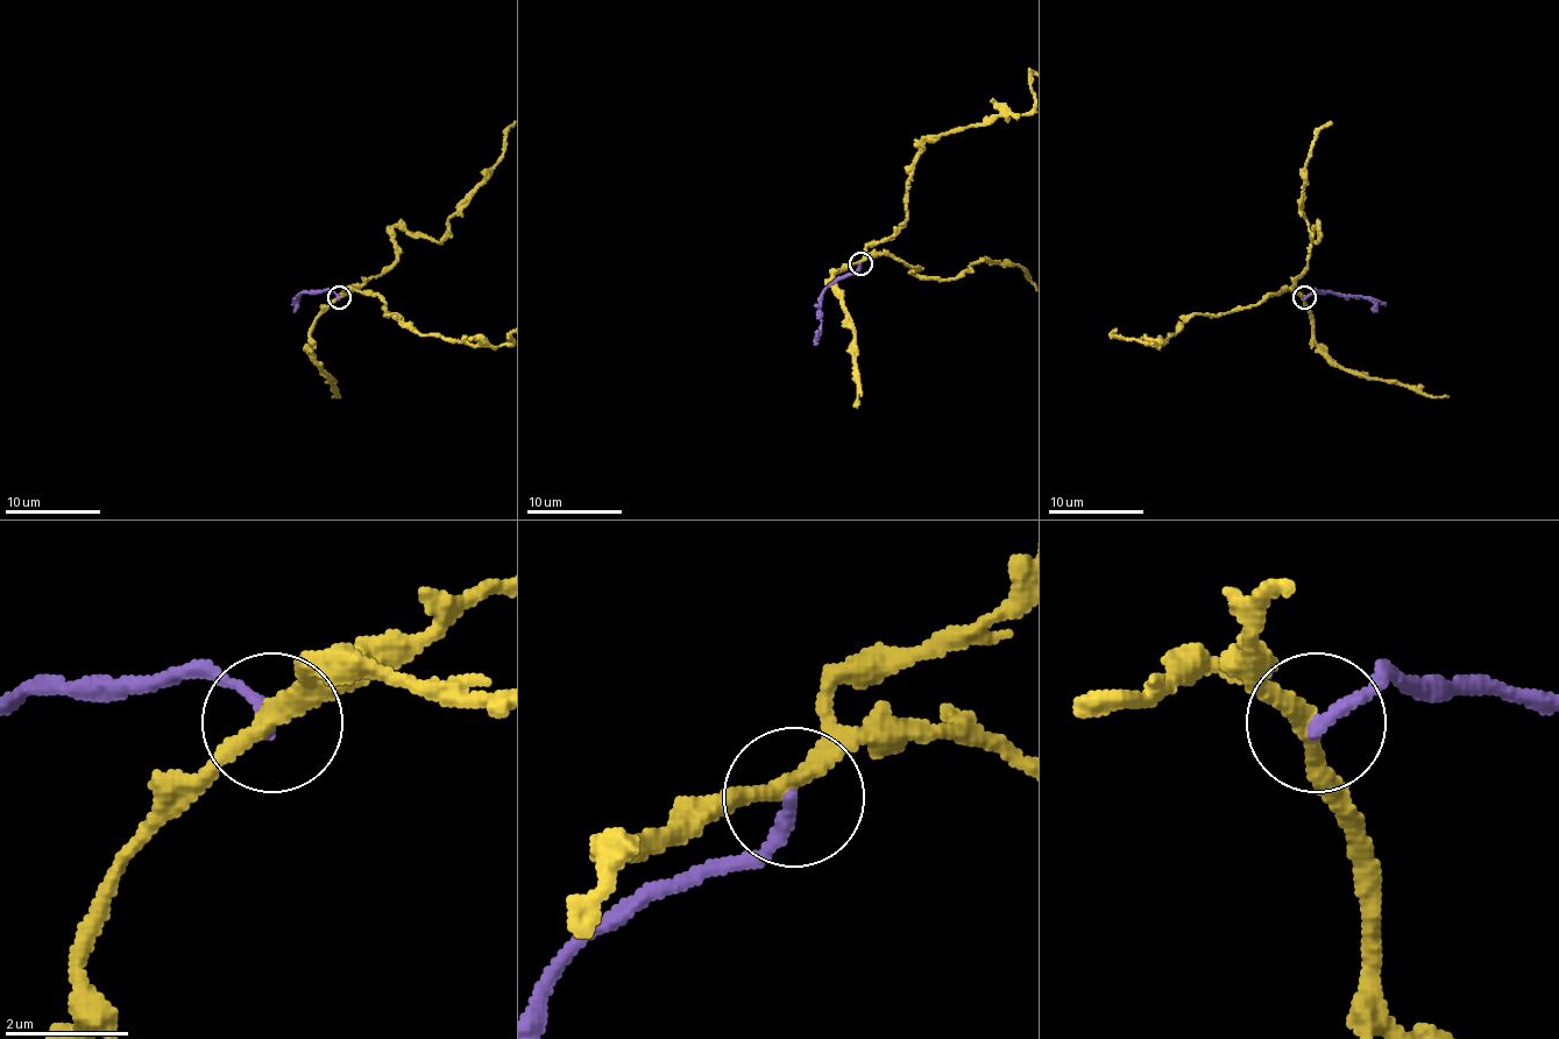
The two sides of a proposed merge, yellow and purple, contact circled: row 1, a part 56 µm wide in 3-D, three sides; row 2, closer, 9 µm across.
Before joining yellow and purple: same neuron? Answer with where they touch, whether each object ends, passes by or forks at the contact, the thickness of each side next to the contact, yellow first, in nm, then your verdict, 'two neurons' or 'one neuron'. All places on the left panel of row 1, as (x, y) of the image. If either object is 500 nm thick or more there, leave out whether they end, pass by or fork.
place (339, 297); yellow passes by; purple ends; calibres 280 and 240 nm; two neurons

